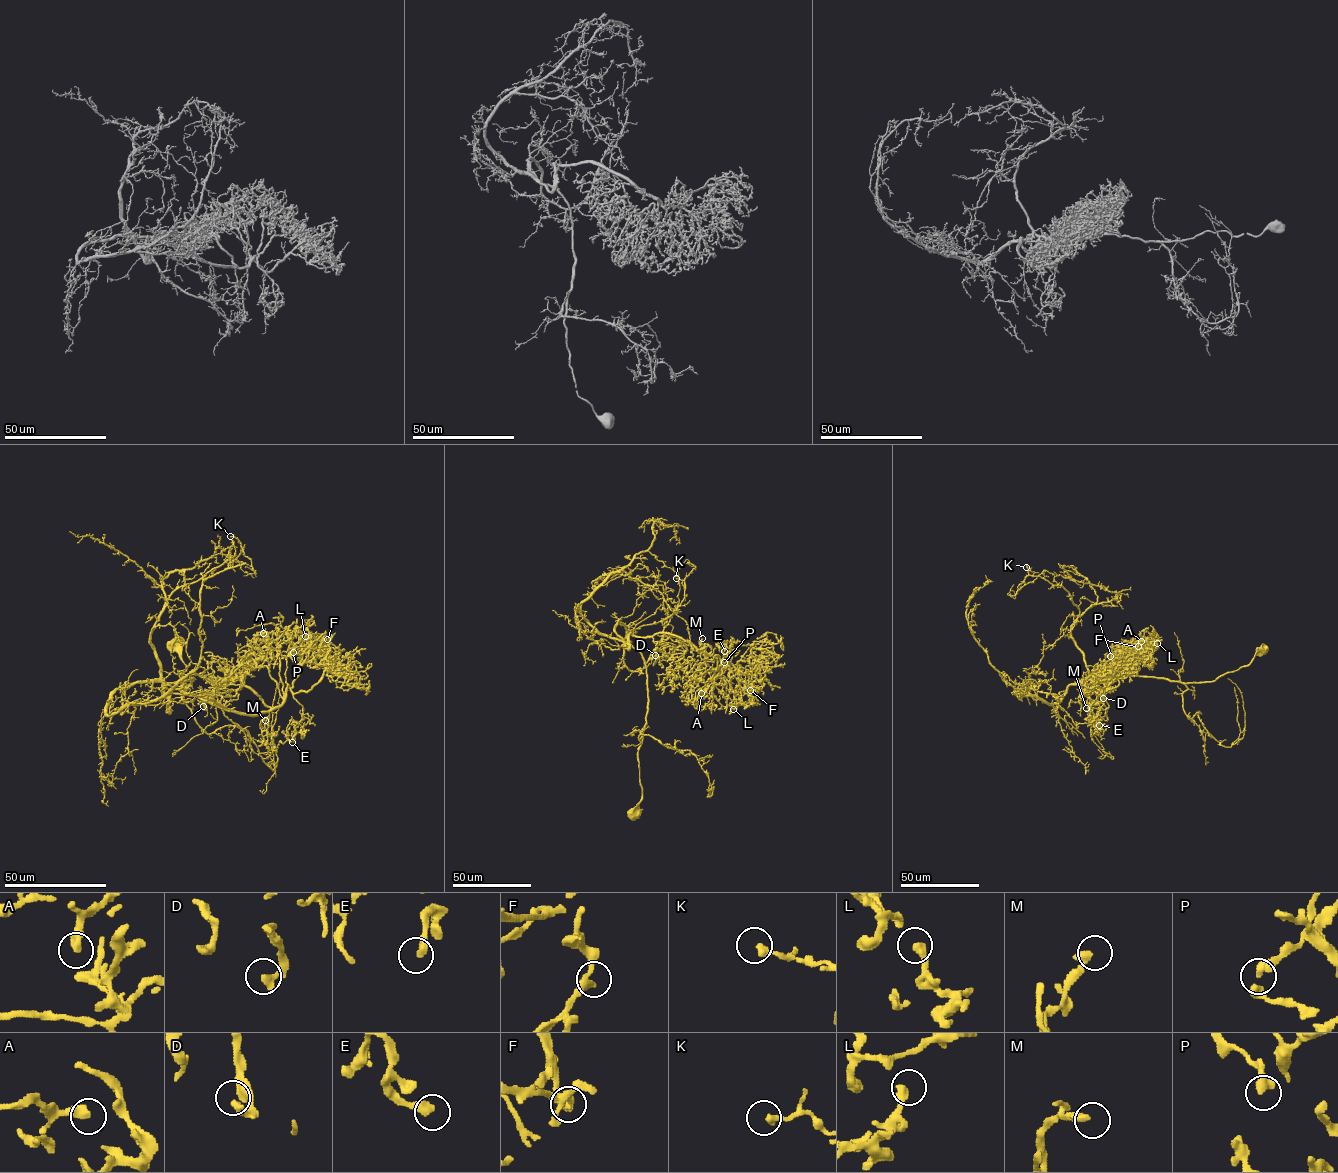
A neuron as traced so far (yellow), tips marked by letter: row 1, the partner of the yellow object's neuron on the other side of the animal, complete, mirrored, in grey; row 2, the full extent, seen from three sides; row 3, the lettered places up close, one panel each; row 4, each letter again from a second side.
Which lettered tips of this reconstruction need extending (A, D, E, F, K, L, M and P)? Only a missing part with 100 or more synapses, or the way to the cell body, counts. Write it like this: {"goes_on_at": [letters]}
{"goes_on_at": []}

